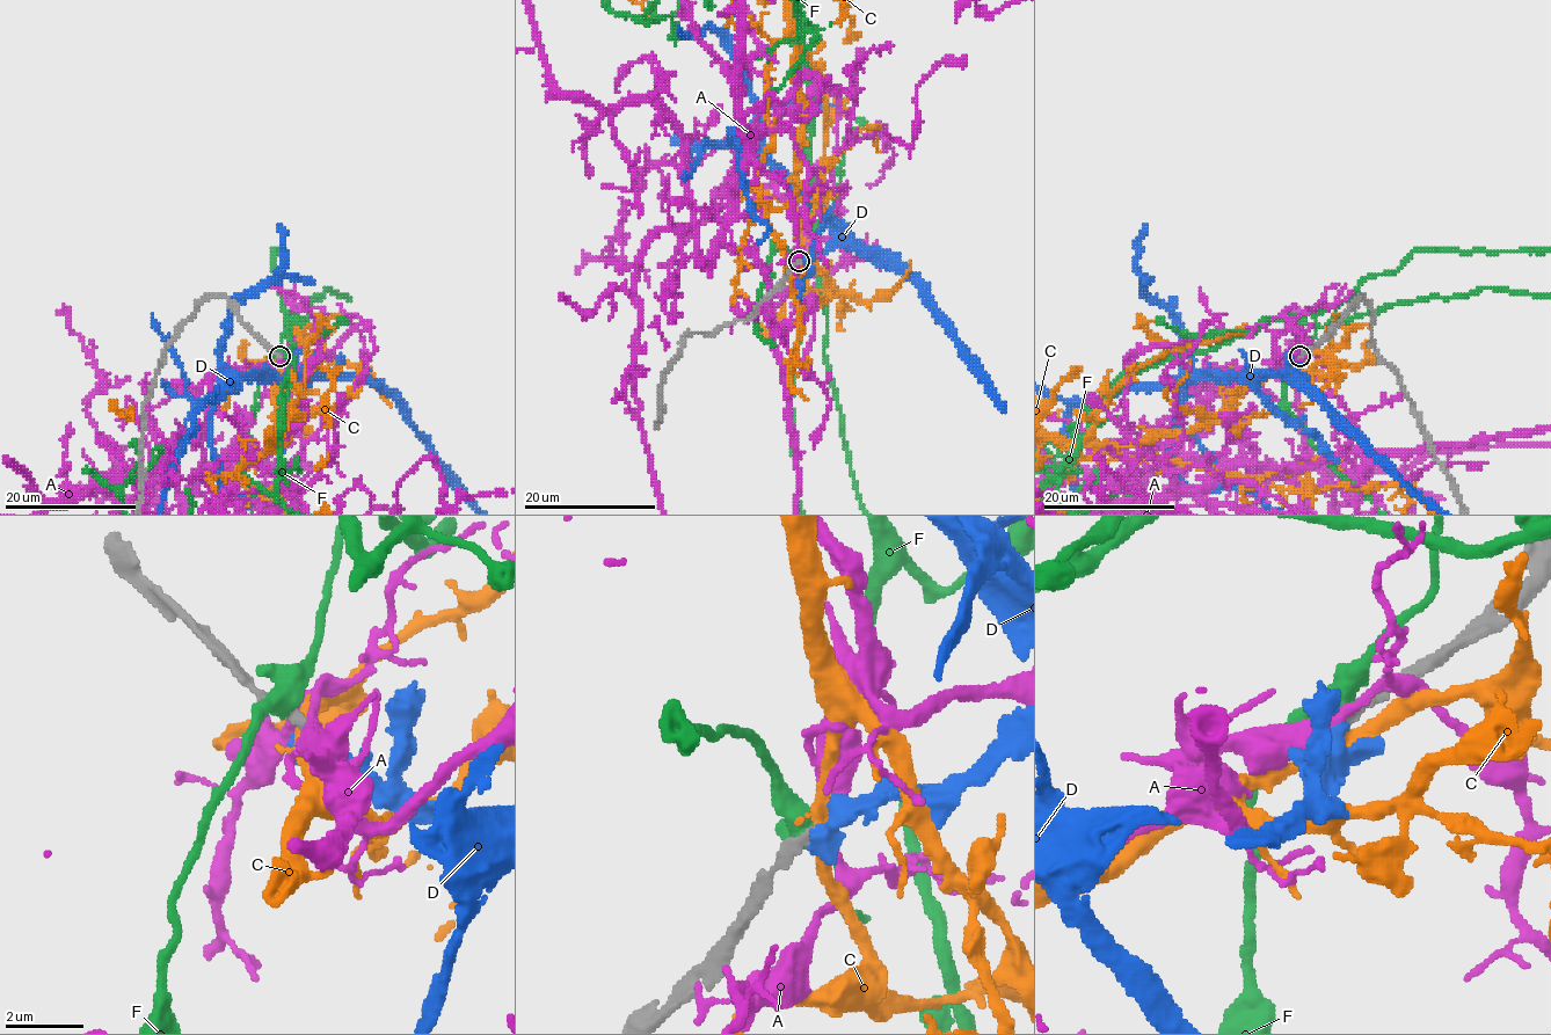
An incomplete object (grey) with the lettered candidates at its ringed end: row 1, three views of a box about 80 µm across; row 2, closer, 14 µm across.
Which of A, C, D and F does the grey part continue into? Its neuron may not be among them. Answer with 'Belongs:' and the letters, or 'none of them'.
Belongs: D

